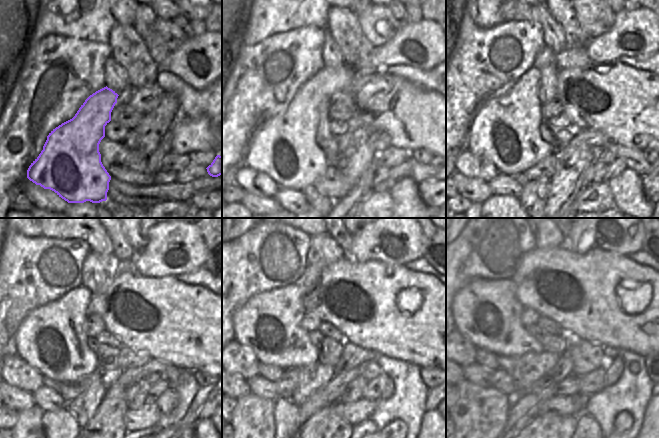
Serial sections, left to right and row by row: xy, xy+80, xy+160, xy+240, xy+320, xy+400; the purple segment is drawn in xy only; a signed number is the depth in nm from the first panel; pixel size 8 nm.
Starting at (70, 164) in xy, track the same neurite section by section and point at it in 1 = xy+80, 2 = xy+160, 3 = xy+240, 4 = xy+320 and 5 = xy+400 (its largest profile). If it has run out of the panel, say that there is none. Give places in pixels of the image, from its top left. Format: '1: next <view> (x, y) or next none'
1: next xy+80 (284, 147)
2: next xy+160 (506, 132)
3: next xy+240 (53, 338)
4: next xy+320 (269, 324)
5: next xy+400 (488, 313)

